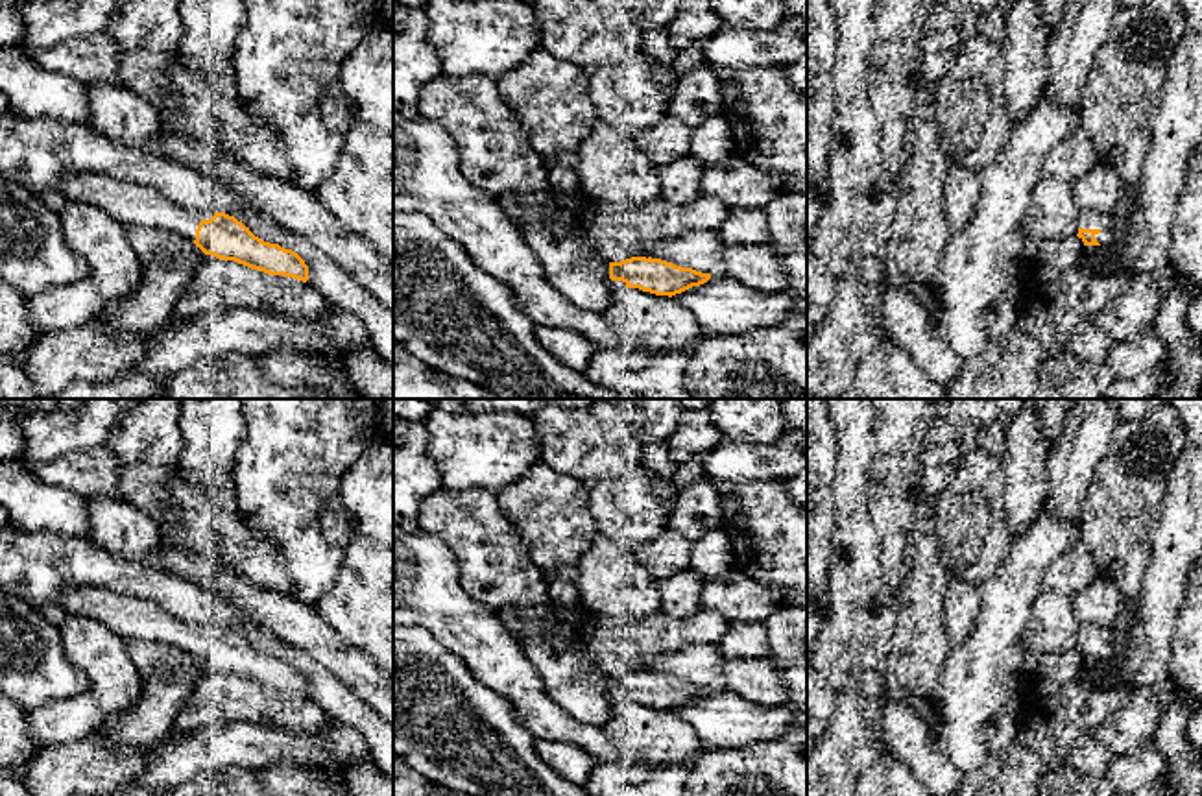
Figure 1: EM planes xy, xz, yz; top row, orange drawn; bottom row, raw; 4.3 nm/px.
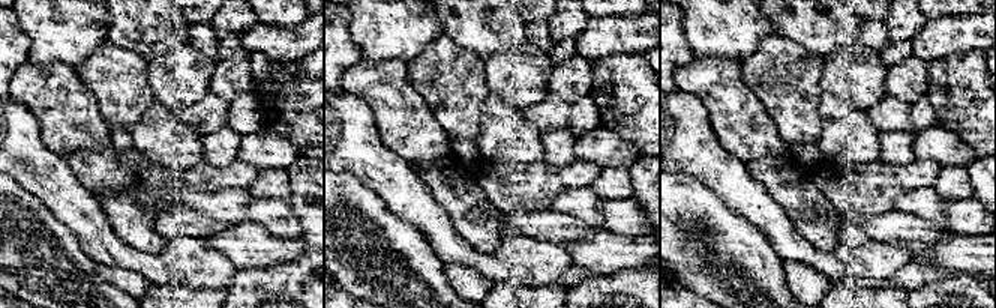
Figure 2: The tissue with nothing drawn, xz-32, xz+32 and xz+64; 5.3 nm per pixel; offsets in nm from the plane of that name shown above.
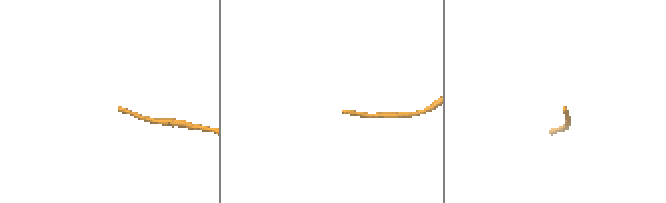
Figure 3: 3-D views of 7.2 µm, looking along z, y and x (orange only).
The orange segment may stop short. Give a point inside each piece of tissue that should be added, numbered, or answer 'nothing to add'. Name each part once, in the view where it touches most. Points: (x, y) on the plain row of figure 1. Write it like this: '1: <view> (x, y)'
1: yz (1090, 632)

